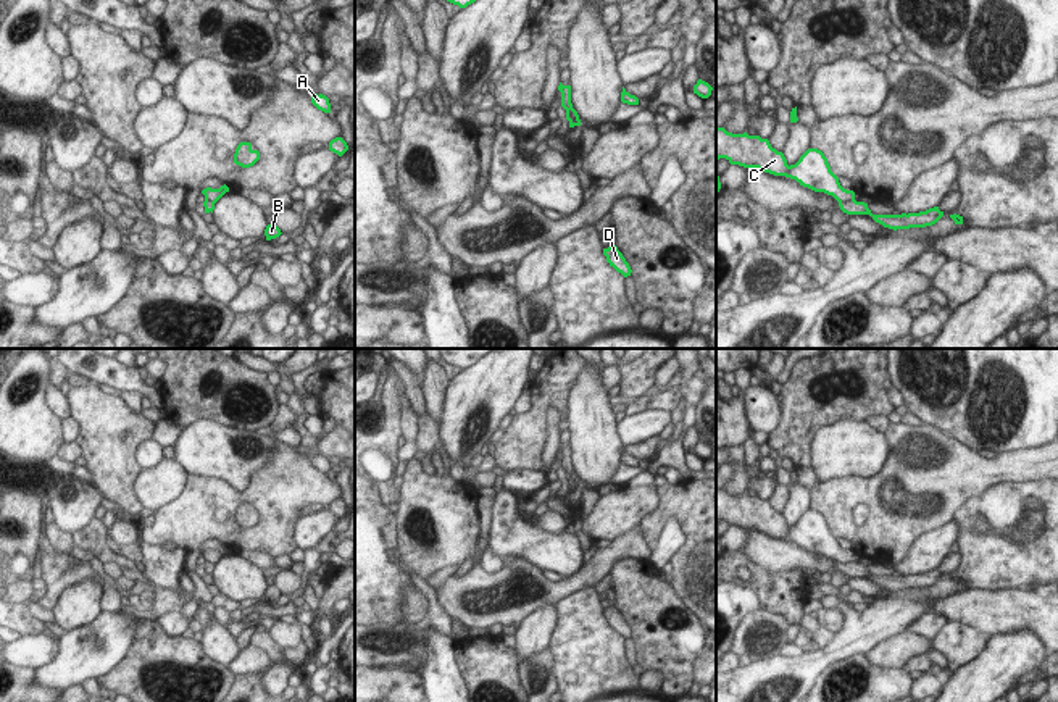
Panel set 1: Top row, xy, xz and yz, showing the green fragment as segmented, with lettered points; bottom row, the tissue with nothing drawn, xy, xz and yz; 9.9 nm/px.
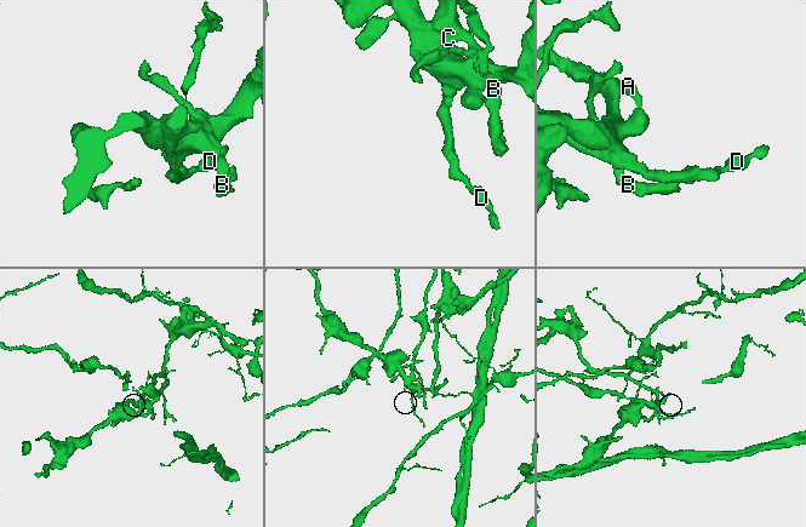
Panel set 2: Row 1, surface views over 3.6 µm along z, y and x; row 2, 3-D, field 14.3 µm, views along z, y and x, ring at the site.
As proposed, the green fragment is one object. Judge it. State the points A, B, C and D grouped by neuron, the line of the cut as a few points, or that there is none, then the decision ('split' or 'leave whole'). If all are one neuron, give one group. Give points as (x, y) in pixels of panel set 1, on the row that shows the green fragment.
groups A / B C D; cut yz (853, 199), (839, 202); split

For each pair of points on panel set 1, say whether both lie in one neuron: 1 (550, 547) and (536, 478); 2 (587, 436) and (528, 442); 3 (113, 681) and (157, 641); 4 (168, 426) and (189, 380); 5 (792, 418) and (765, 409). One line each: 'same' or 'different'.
1: different
2: different
3: same
4: different
5: different

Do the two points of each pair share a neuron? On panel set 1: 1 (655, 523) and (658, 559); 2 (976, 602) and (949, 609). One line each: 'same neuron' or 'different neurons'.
1: different neurons
2: same neuron

